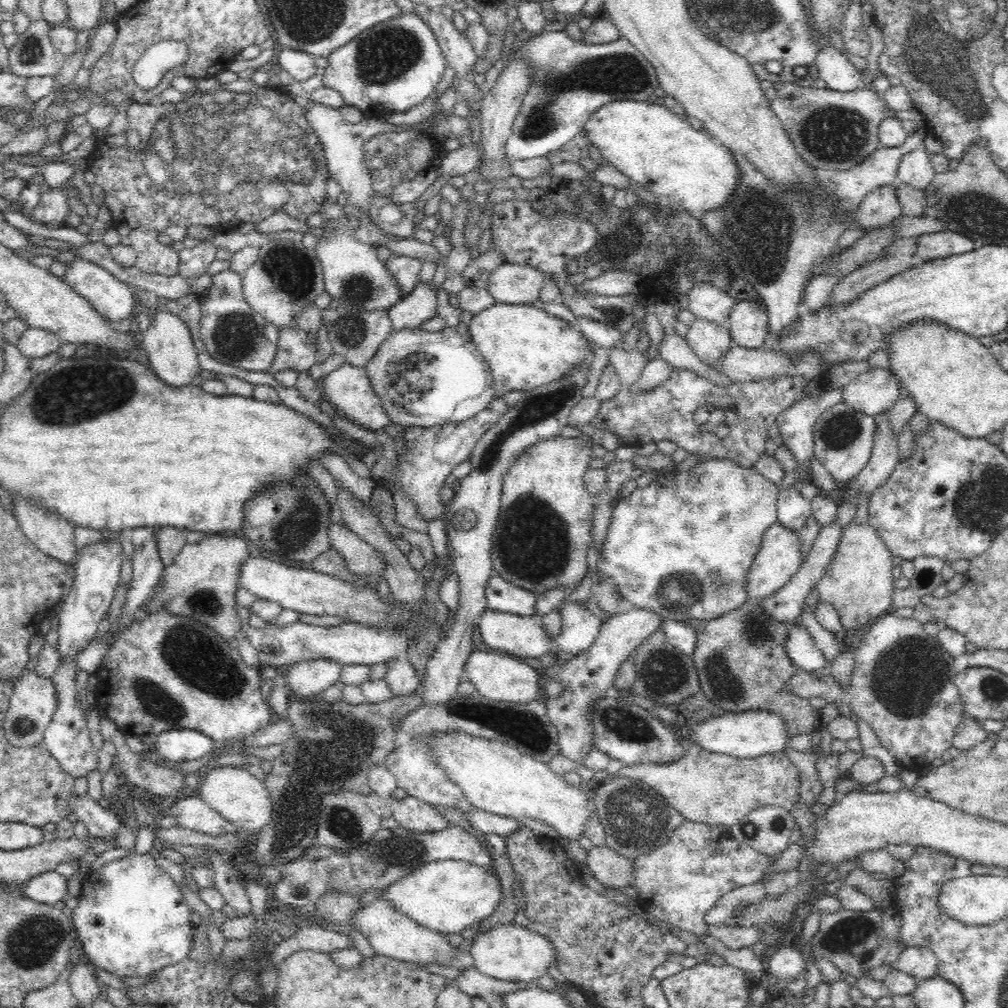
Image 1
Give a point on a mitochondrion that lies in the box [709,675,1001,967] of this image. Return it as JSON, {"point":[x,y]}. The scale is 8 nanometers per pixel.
{"point":[847,935]}

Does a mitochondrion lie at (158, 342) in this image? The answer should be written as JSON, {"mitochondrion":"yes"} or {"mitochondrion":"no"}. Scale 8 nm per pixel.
{"mitochondrion":"no"}

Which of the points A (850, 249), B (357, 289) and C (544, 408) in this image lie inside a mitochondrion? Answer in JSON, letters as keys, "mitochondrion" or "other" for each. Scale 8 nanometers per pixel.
{"A":"other","B":"mitochondrion","C":"mitochondrion"}

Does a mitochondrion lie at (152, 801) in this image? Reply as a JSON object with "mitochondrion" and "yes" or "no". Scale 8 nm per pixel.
{"mitochondrion":"no"}

